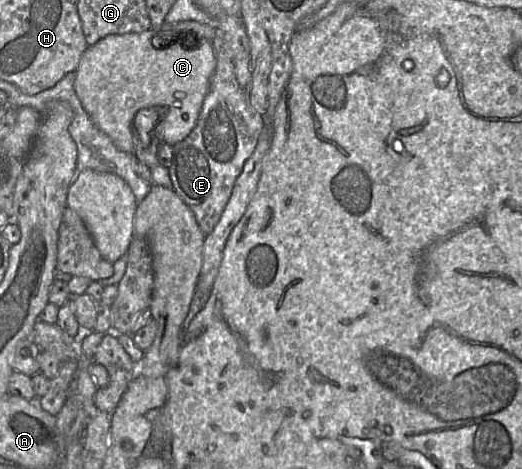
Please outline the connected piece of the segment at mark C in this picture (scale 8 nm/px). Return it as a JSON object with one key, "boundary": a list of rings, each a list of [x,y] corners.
{"boundary":[[[148,29],[141,33],[112,34],[88,45],[75,70],[74,91],[93,123],[105,133],[115,146],[126,153],[134,154],[133,121],[138,111],[150,107],[159,109],[160,117],[153,126],[159,142],[171,146],[184,140],[196,125],[203,100],[208,92],[217,57],[212,44],[194,32],[170,35],[166,41],[155,43],[155,32]]]}

